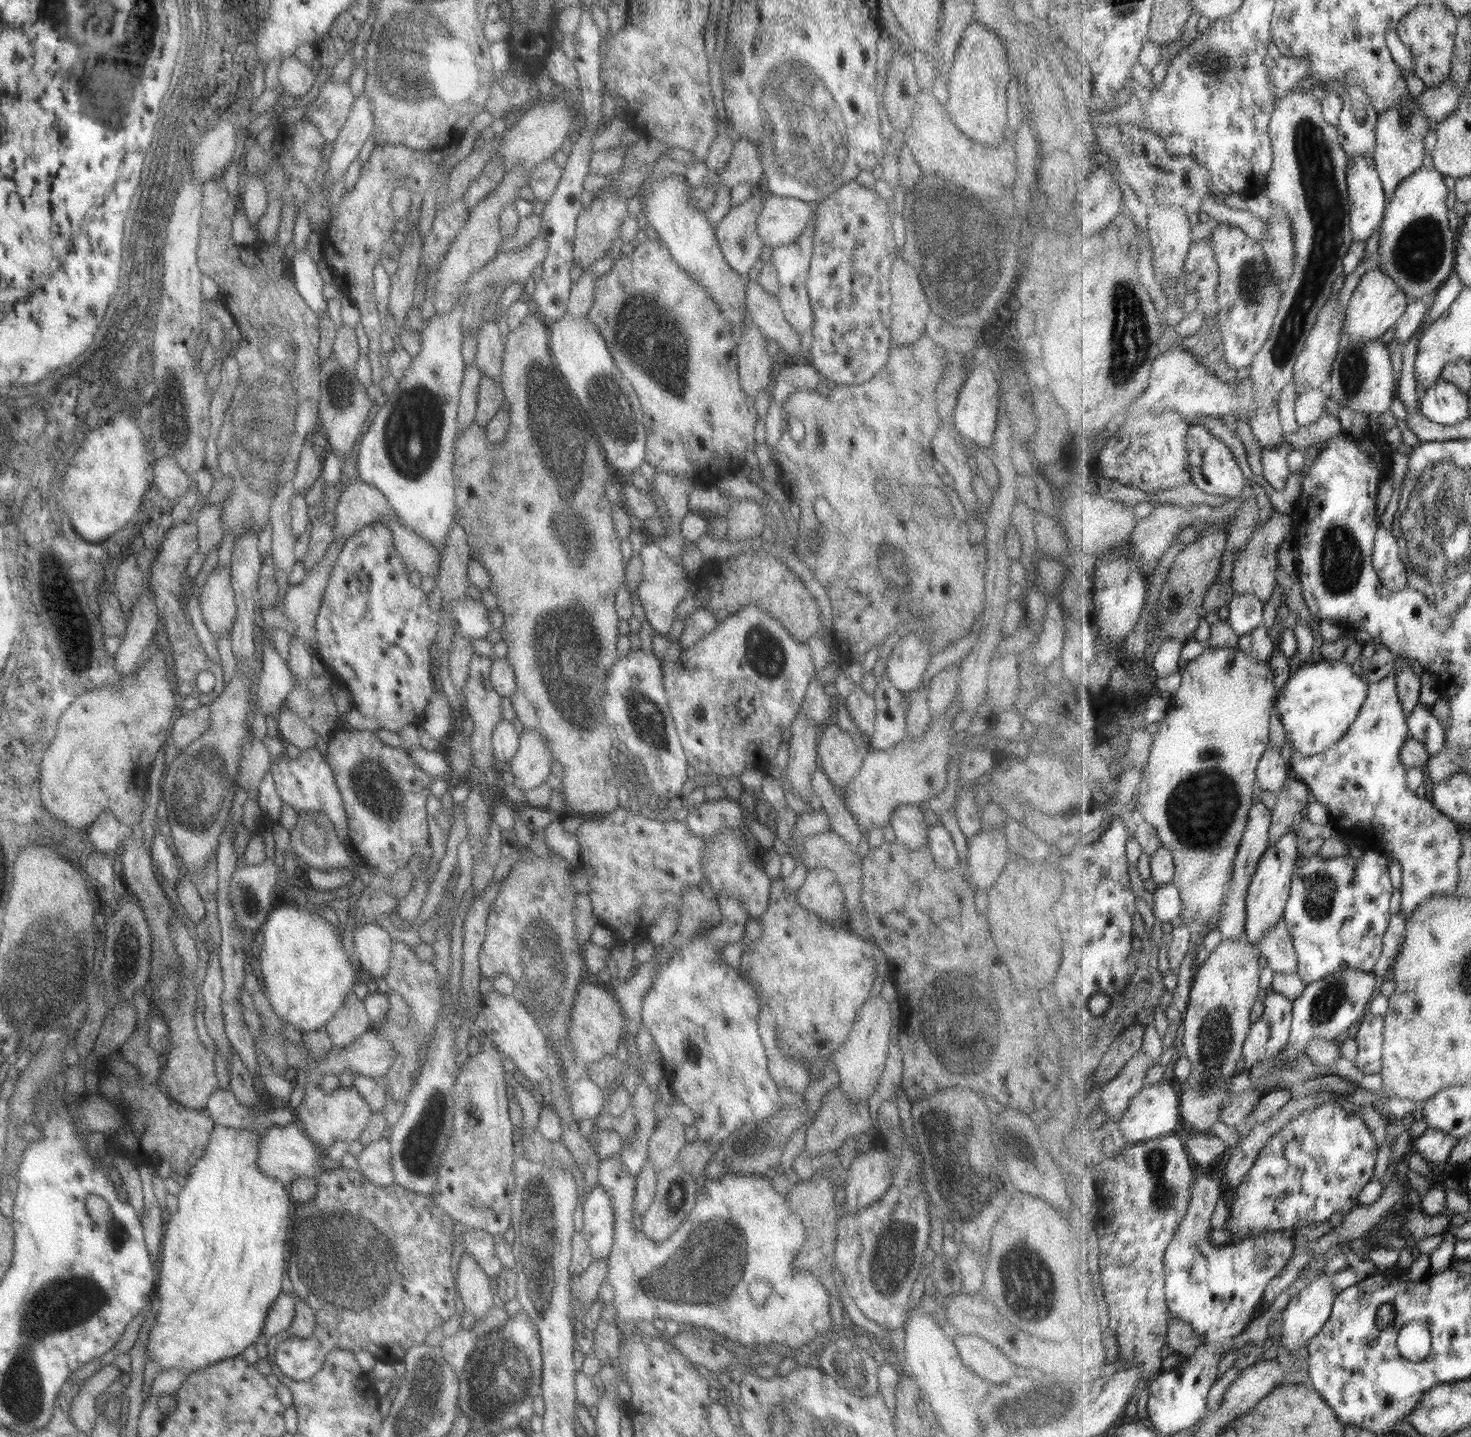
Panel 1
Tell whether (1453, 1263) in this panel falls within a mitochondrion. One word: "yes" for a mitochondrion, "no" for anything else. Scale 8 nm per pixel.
no

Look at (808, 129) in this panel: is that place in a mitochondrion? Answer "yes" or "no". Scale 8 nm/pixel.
yes

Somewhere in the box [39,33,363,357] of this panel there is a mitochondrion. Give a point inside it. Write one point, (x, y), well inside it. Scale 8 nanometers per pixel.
(118, 258)

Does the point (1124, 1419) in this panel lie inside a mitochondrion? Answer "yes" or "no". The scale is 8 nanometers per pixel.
no

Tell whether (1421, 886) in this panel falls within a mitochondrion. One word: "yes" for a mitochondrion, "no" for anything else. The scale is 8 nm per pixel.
no

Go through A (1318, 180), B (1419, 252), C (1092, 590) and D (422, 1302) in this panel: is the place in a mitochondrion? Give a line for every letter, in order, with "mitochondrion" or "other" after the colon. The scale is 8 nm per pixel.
A: mitochondrion
B: mitochondrion
C: other
D: other

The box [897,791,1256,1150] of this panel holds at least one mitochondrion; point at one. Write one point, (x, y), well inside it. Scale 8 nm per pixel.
(947, 1004)

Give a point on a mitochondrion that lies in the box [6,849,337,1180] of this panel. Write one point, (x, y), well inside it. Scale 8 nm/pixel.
(65, 932)

